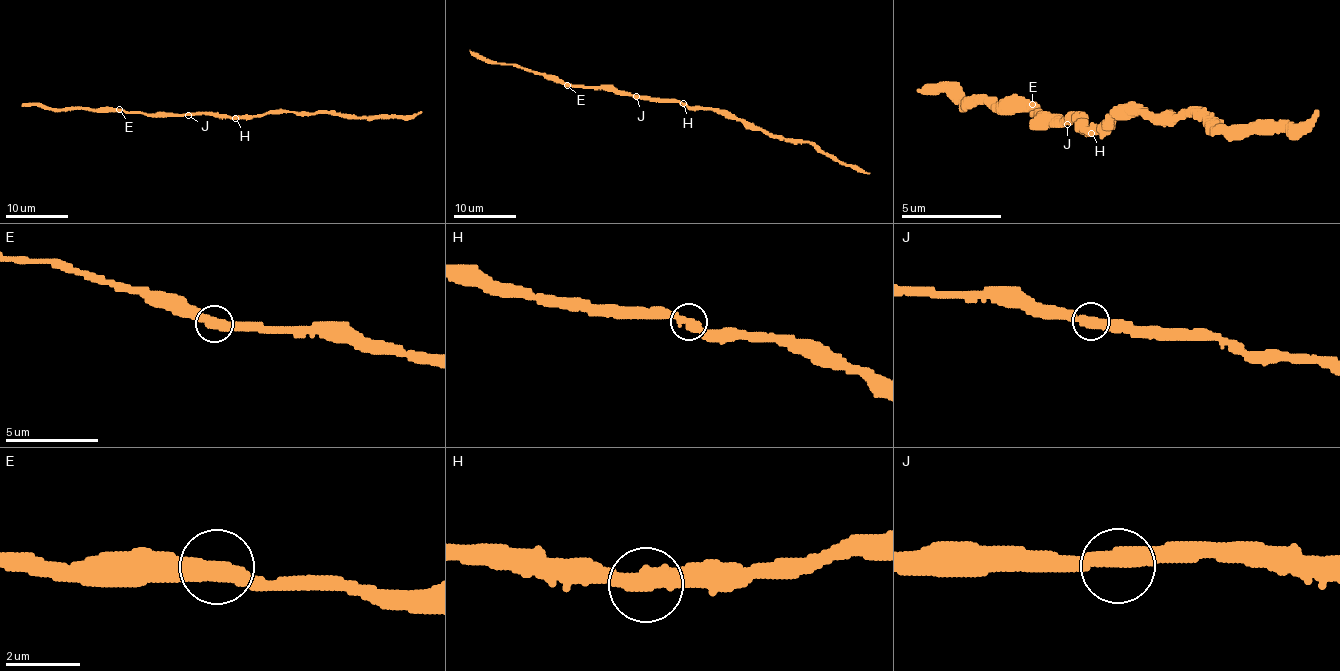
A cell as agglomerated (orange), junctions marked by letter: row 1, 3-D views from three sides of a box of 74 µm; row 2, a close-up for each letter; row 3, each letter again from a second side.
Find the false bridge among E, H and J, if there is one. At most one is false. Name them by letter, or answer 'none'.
none

